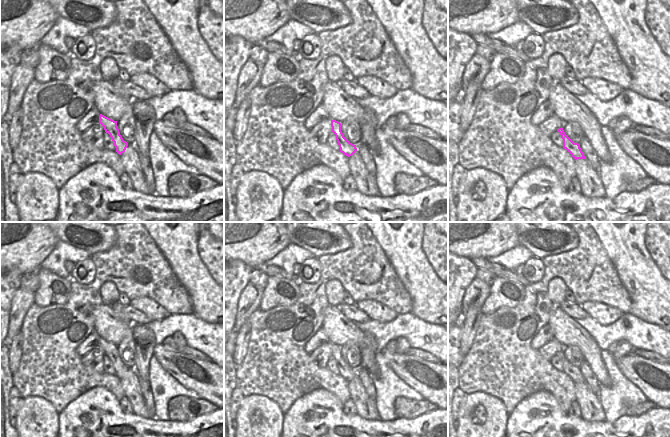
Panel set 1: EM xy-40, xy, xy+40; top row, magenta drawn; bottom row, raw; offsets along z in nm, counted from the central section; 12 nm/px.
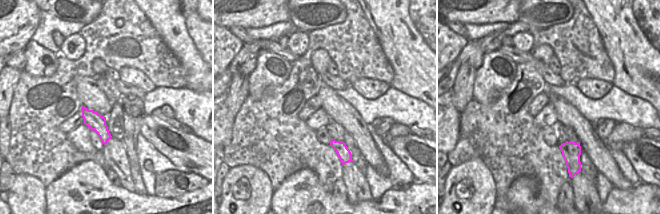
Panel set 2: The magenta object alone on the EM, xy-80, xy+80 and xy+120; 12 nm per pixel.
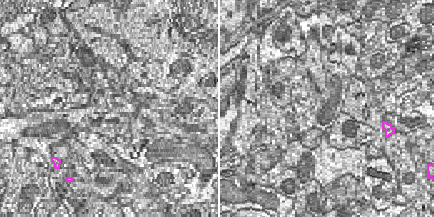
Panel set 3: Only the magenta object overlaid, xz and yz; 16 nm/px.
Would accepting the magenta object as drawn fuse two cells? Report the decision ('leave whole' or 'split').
split

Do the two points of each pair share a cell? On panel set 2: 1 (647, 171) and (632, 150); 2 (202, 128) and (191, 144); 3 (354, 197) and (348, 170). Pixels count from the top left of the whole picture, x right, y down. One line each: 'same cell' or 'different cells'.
1: same cell
2: different cells
3: same cell

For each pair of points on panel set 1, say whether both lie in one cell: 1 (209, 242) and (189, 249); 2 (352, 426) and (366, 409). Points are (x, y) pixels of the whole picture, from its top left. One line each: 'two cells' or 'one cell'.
1: two cells
2: two cells

